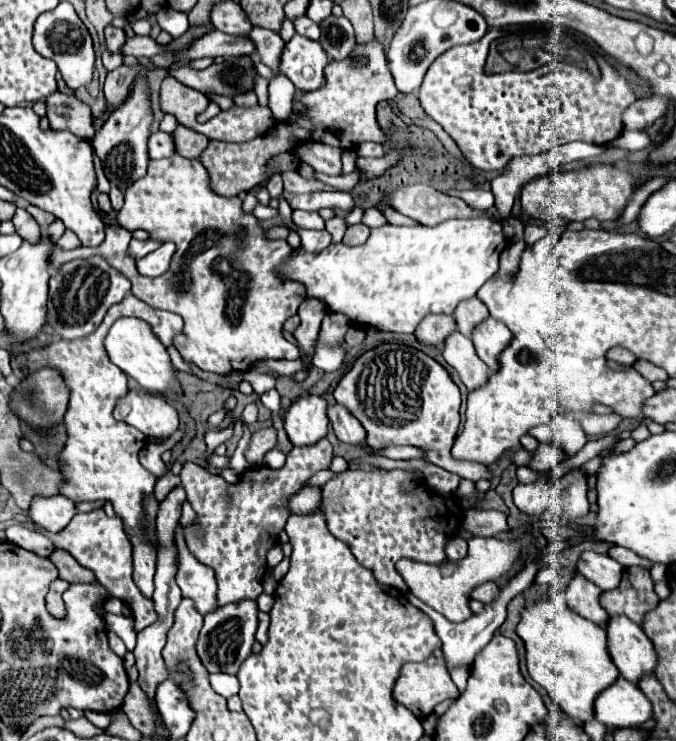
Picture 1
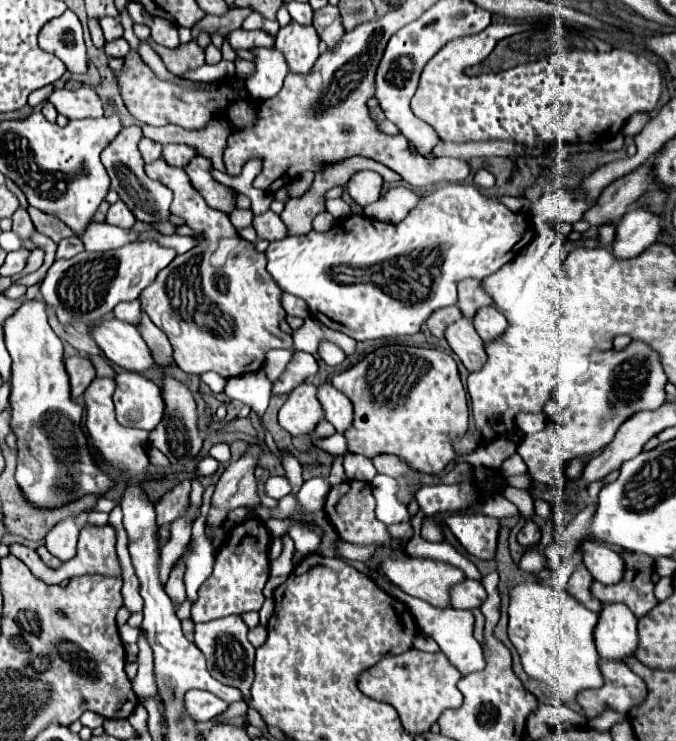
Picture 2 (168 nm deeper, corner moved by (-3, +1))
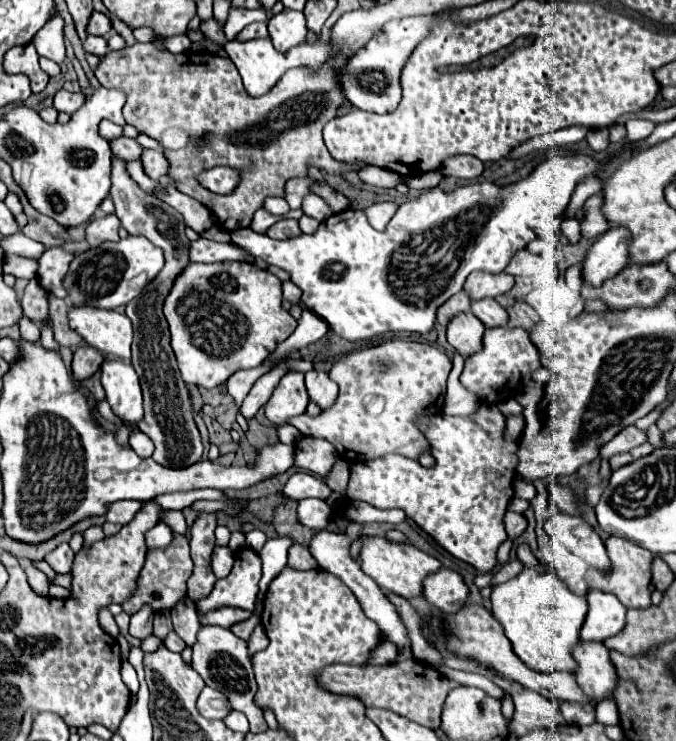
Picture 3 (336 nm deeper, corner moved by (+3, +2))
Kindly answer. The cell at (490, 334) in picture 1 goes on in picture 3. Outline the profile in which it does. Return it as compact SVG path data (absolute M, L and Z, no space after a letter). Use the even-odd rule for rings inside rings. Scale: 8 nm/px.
M495 299L473 301L471 311L483 321L485 327L501 327L501 325L507 325L509 321L509 313Z

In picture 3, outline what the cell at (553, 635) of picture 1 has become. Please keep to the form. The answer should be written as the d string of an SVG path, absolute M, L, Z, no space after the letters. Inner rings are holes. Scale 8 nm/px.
M519 545L517 547L517 559L523 563L523 571L513 577L511 581L493 587L491 593L491 611L493 615L505 625L505 635L513 645L515 655L529 665L535 671L575 671L575 661L571 657L571 649L575 641L579 641L579 631L585 621L587 613L587 601L585 597L579 597L567 589L567 585L557 577L557 573L551 567L543 567L543 563L531 553L529 545Z

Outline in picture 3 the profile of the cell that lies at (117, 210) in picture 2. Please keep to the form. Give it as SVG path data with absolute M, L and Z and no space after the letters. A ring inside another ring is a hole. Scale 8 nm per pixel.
M103 215L93 219L85 229L85 239L91 245L91 249L99 247L105 241L119 241L119 219L115 215Z

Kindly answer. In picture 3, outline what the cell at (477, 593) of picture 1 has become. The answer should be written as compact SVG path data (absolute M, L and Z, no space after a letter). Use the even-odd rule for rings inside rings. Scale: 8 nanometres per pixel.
M441 567L439 571L425 577L423 595L437 611L457 613L467 603L469 591L457 571Z

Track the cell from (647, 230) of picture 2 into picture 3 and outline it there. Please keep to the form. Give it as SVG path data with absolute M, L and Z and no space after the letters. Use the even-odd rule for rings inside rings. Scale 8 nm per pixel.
M623 227L609 229L603 233L587 251L583 261L583 281L587 285L603 285L607 279L615 277L627 265L627 245L631 237Z

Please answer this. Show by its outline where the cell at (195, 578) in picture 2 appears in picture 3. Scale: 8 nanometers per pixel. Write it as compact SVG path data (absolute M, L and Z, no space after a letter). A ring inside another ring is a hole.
M185 597L183 601L179 601L179 605L171 611L171 619L173 619L173 629L175 633L185 641L185 645L193 645L197 641L197 631L199 631L199 619L197 619L197 611L195 605Z

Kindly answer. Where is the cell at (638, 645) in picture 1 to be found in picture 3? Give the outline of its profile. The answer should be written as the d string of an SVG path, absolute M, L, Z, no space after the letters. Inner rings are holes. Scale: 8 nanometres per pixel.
M589 589L587 603L589 611L581 627L583 641L605 641L623 629L627 609L619 605L615 597L609 593L599 593L597 589Z

